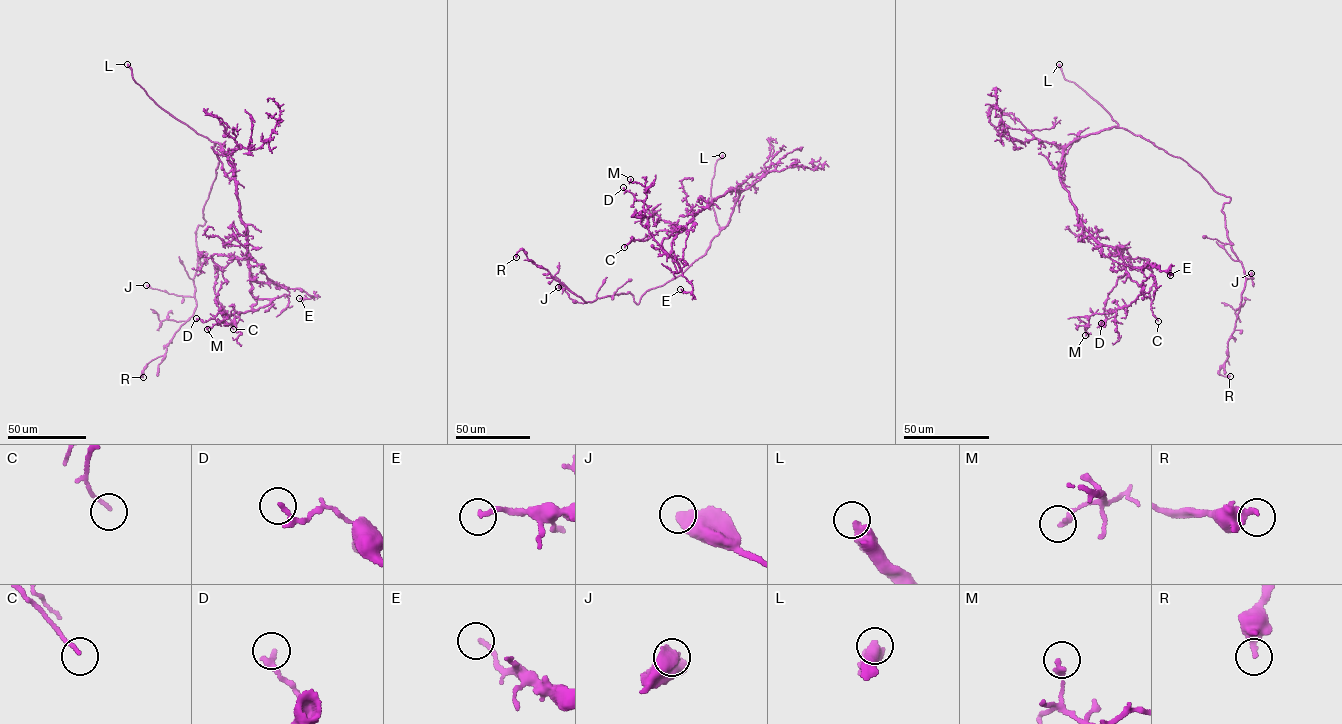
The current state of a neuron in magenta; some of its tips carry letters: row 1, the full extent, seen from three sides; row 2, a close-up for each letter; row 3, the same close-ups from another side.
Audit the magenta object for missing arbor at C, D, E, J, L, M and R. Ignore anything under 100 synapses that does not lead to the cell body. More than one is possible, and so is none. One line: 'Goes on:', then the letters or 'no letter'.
Goes on: L

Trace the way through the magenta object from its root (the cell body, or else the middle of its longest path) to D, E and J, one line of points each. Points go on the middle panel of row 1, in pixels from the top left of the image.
D: (729, 220), (739, 193), (736, 189), (712, 199), (676, 228), (658, 217), (654, 224), (646, 205), (623, 187)
E: (729, 220), (739, 193), (733, 188), (712, 199), (674, 238), (672, 251), (693, 287), (690, 292), (680, 289)
J: (729, 220), (712, 239), (706, 254), (680, 274), (646, 291), (638, 304), (628, 292), (578, 302), (558, 287)

